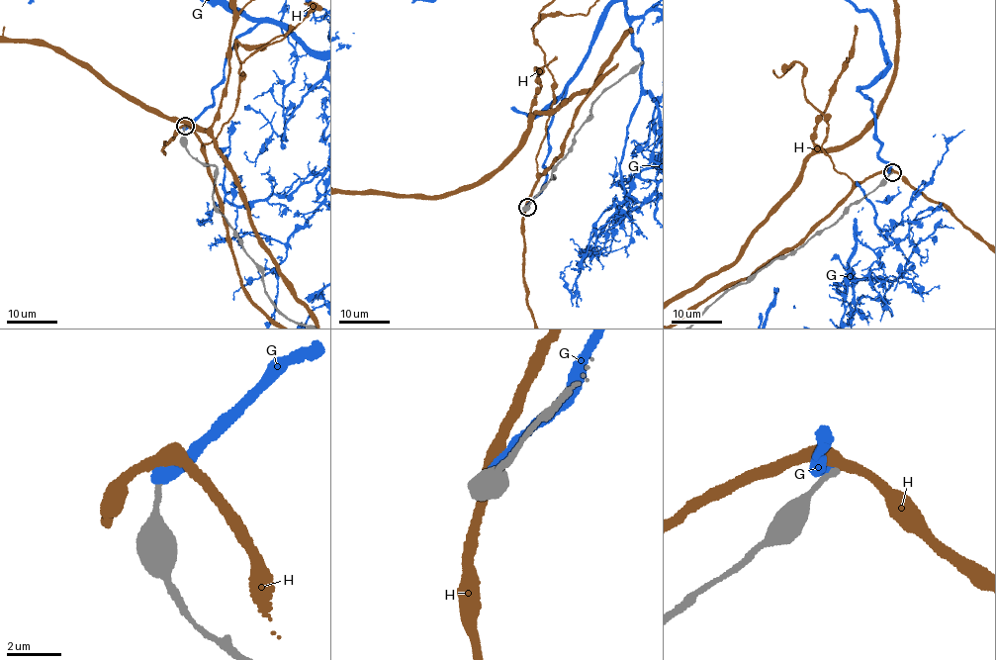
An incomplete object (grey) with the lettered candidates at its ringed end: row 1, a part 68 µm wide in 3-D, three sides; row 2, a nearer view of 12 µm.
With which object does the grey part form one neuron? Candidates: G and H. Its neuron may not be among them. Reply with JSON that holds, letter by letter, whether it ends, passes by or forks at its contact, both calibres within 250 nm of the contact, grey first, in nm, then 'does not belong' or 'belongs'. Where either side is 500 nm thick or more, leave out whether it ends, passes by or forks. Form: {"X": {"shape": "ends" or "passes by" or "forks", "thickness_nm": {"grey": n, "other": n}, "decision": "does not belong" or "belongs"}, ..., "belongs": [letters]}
{"G": {"shape": "ends", "thickness_nm": {"grey": 280, "other": 440}, "decision": "does not belong"}, "H": {"shape": "passes by", "thickness_nm": {"grey": 240, "other": 440}, "decision": "does not belong"}, "belongs": []}

